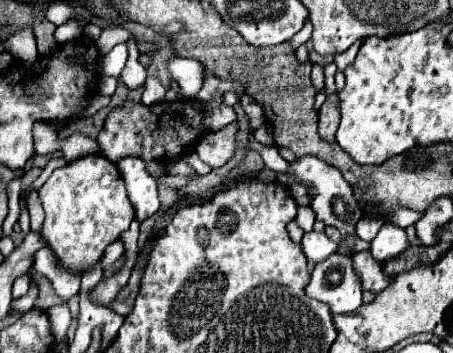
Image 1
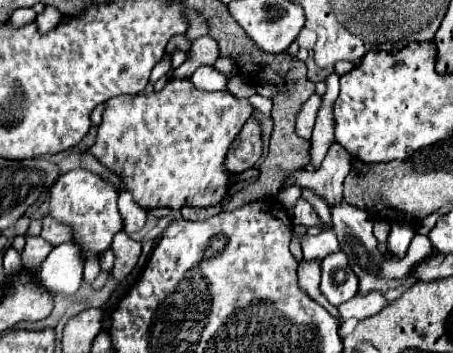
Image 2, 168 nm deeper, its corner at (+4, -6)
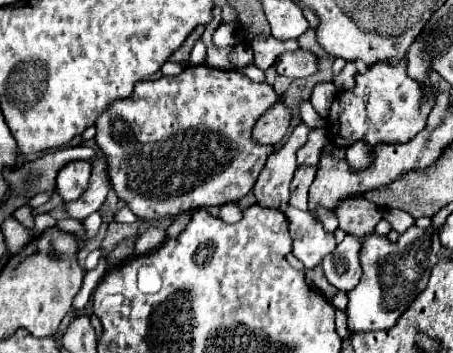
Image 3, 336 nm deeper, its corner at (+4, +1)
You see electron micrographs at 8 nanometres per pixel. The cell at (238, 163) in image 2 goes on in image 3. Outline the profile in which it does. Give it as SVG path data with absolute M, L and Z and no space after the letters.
M278 102L274 104L274 108L270 108L266 114L260 116L252 136L256 140L262 140L262 144L278 144L286 136L290 120L292 120L292 110L286 104Z

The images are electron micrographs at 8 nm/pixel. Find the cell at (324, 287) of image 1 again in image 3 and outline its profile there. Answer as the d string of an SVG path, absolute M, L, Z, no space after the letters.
M346 236L322 262L324 276L328 282L338 288L338 290L352 290L362 276L362 266L360 266L360 248L362 240L354 236Z

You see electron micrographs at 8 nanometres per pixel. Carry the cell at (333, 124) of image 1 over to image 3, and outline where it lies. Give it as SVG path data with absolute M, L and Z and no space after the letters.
M354 198L354 200L344 200L338 206L336 218L346 234L364 238L372 234L374 226L382 220L382 210L364 198Z

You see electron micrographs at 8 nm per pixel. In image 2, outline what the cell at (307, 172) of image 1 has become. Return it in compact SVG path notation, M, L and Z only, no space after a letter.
M346 201L338 203L338 205L332 205L330 207L330 213L332 213L332 229L338 237L338 243L340 243L340 249L348 255L348 261L350 261L350 267L354 269L358 281L360 281L360 293L368 293L368 291L380 291L384 293L386 291L386 283L394 277L408 277L410 275L410 267L414 267L414 263L420 263L420 259L426 259L426 255L432 255L434 249L432 249L432 243L426 235L420 235L416 233L416 237L412 239L412 245L406 253L404 259L400 261L392 261L392 259L386 259L382 263L382 255L378 253L376 249L376 239L372 235L372 219L370 215L364 211L364 209L358 209L358 207L352 207L348 205Z

